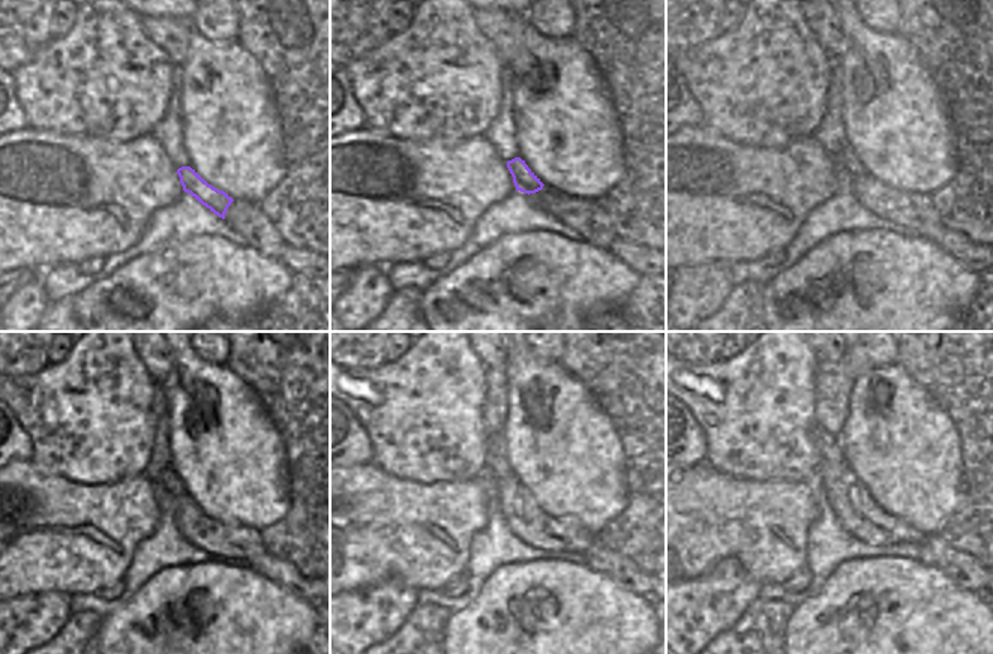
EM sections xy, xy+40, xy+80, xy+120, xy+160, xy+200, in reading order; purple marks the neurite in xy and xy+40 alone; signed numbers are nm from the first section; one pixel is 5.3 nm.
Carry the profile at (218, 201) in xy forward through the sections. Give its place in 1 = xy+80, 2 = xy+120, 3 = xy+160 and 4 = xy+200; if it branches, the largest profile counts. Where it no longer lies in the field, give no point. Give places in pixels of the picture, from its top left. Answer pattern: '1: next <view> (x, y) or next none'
1: next xy+80 (849, 162)
2: next xy+120 (168, 479)
3: next xy+160 (497, 467)
4: next xy+200 (828, 446)

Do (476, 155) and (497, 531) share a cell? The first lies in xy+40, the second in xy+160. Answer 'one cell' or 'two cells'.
two cells

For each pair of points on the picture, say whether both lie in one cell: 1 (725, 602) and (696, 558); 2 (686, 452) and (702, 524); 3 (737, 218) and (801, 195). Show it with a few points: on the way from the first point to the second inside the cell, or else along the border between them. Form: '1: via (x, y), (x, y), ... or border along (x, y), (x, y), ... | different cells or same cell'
1: border along (740, 563), (725, 557), (702, 573), (681, 581) | different cells
2: border along (704, 462), (681, 467) | different cells
3: via (752, 201), (773, 201), (779, 195), (785, 195) | same cell

